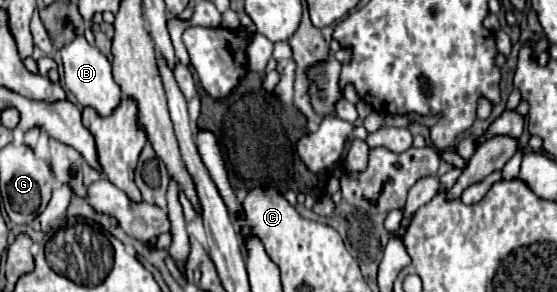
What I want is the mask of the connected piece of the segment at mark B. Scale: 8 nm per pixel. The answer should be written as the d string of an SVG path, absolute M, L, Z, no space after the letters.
M76 37L68 47L62 47L60 55L64 65L64 85L76 95L78 103L92 107L100 117L112 115L122 101L120 87L112 79L112 63L96 47L90 47L84 37Z

